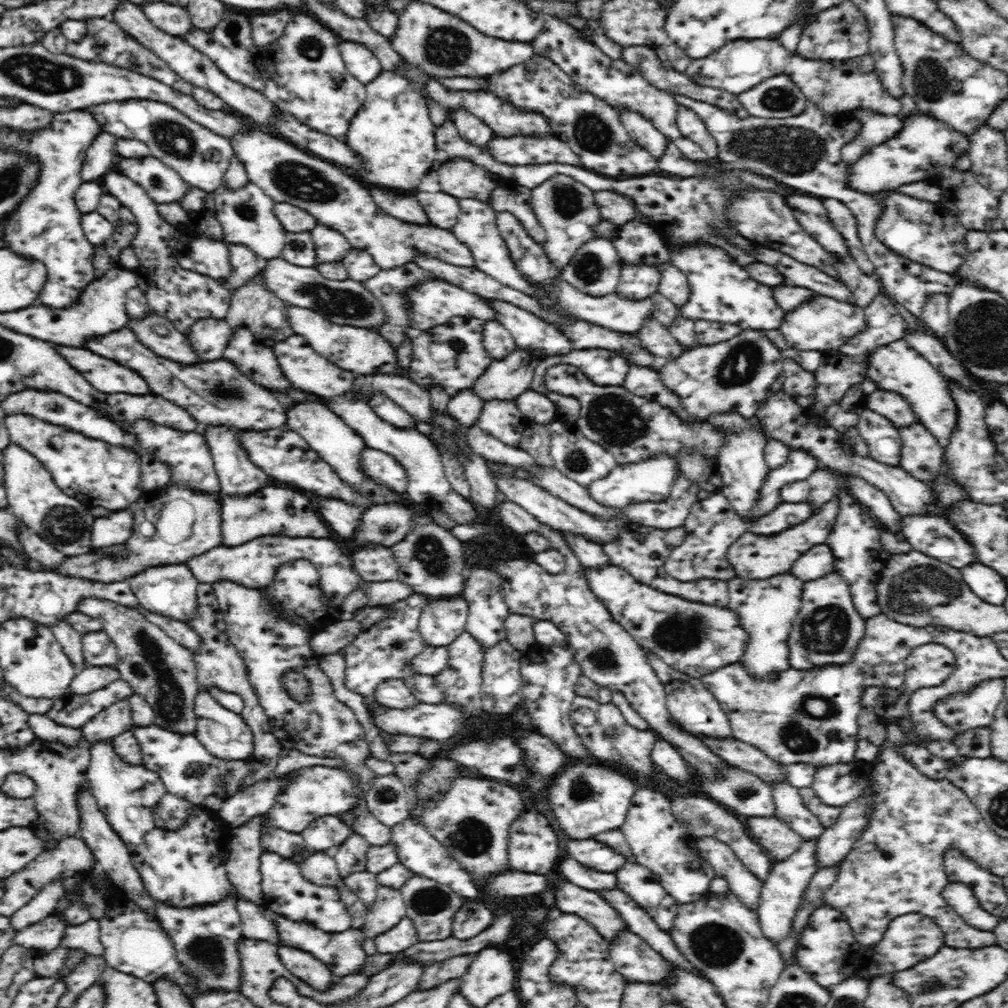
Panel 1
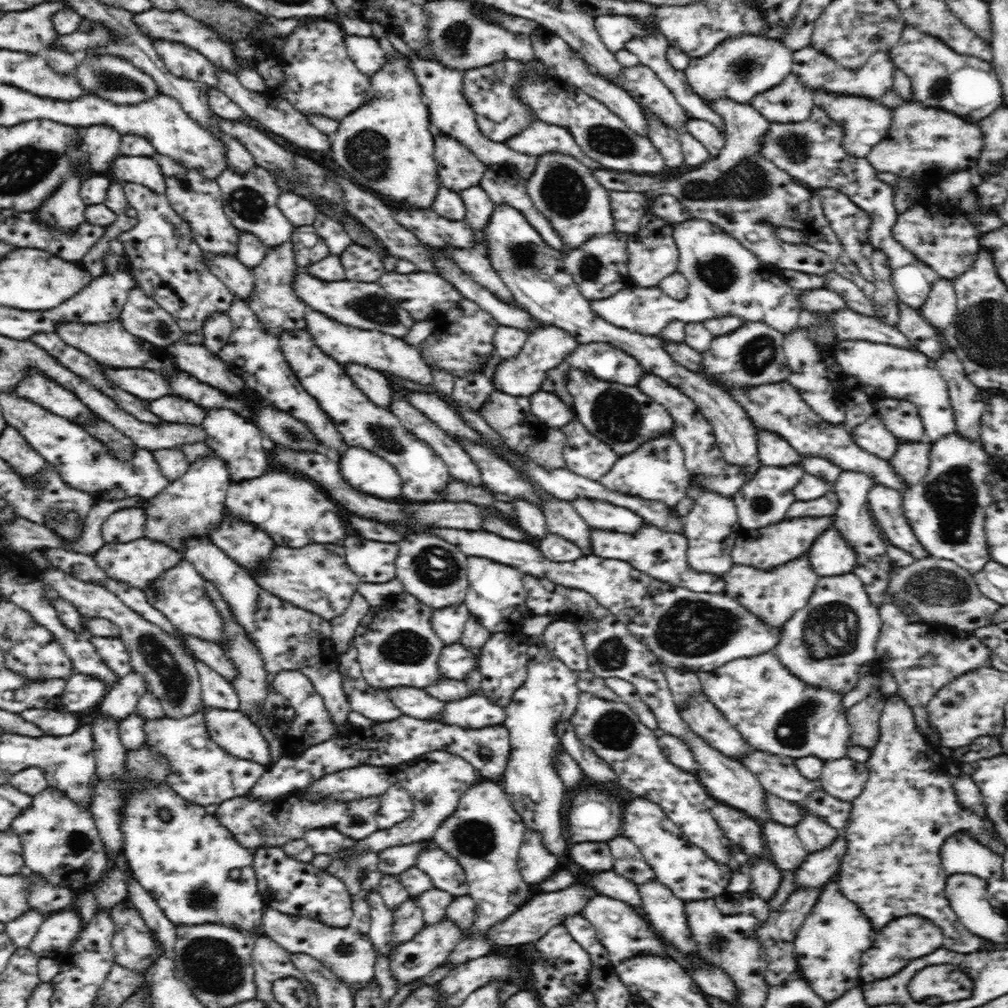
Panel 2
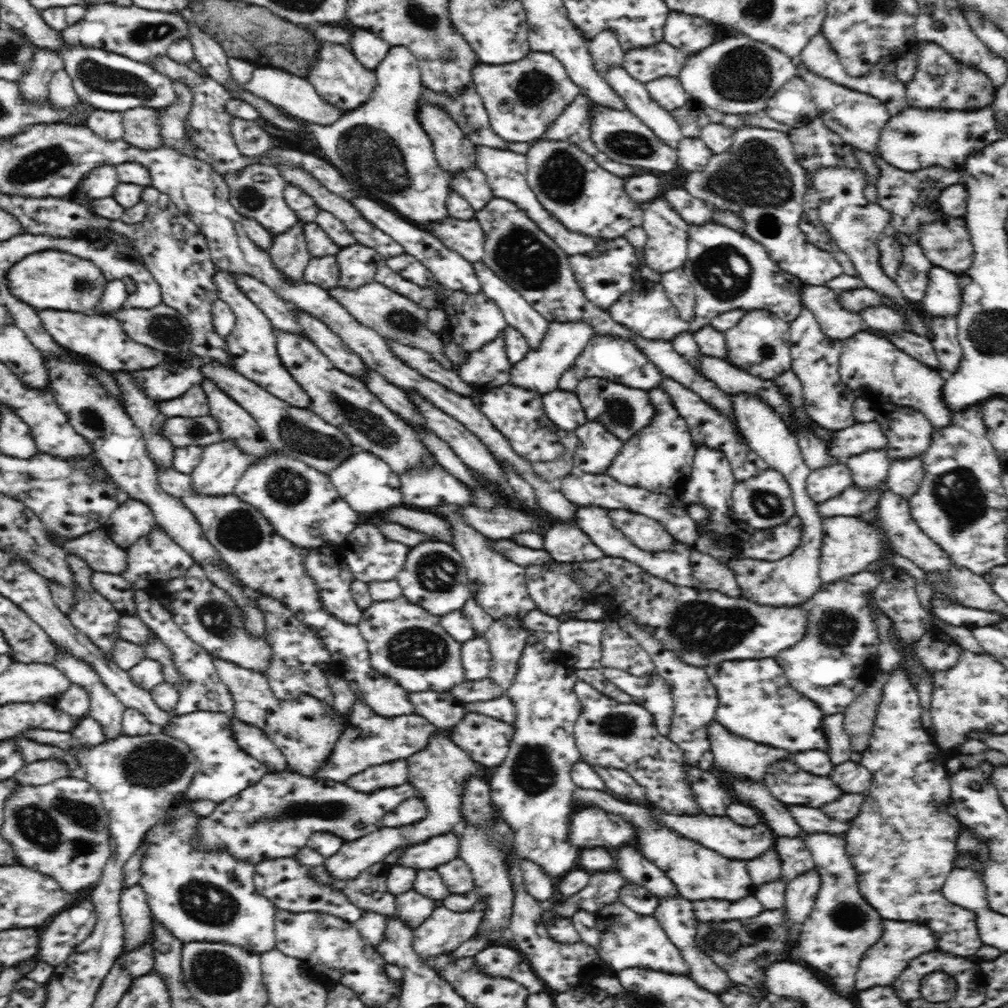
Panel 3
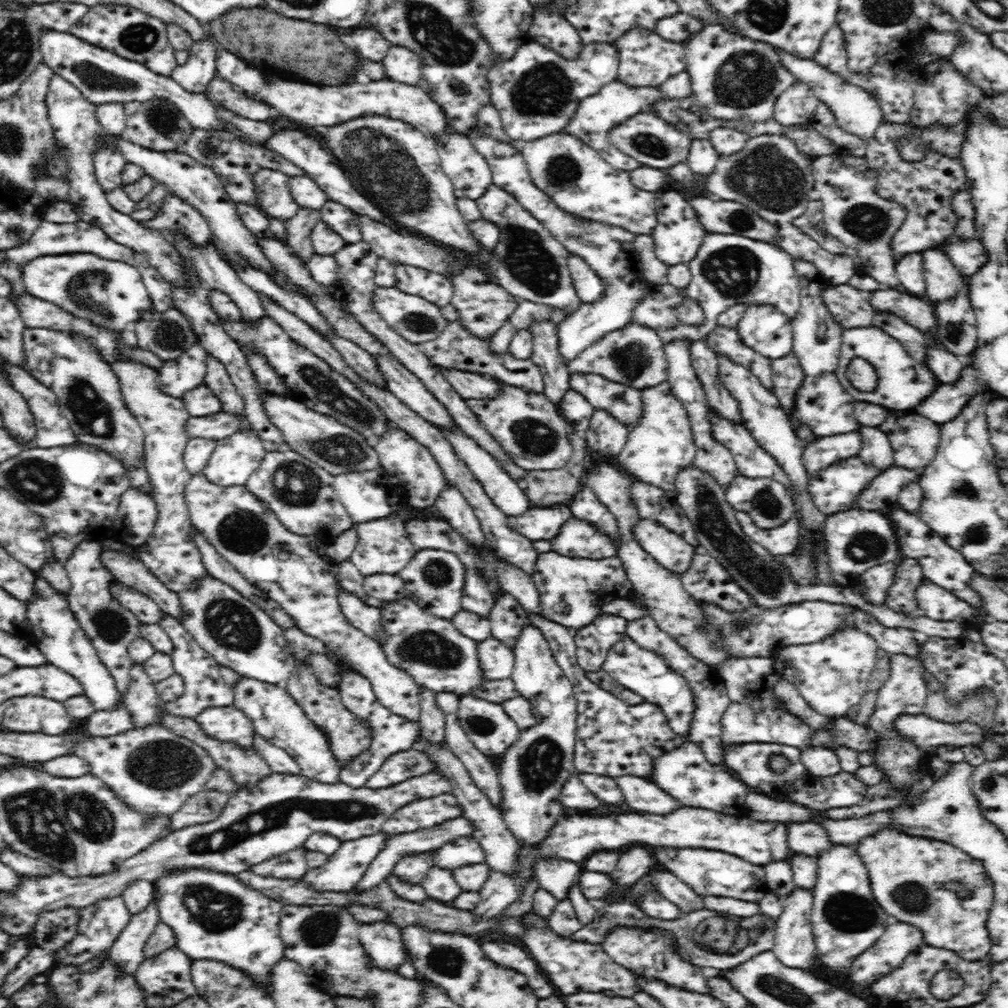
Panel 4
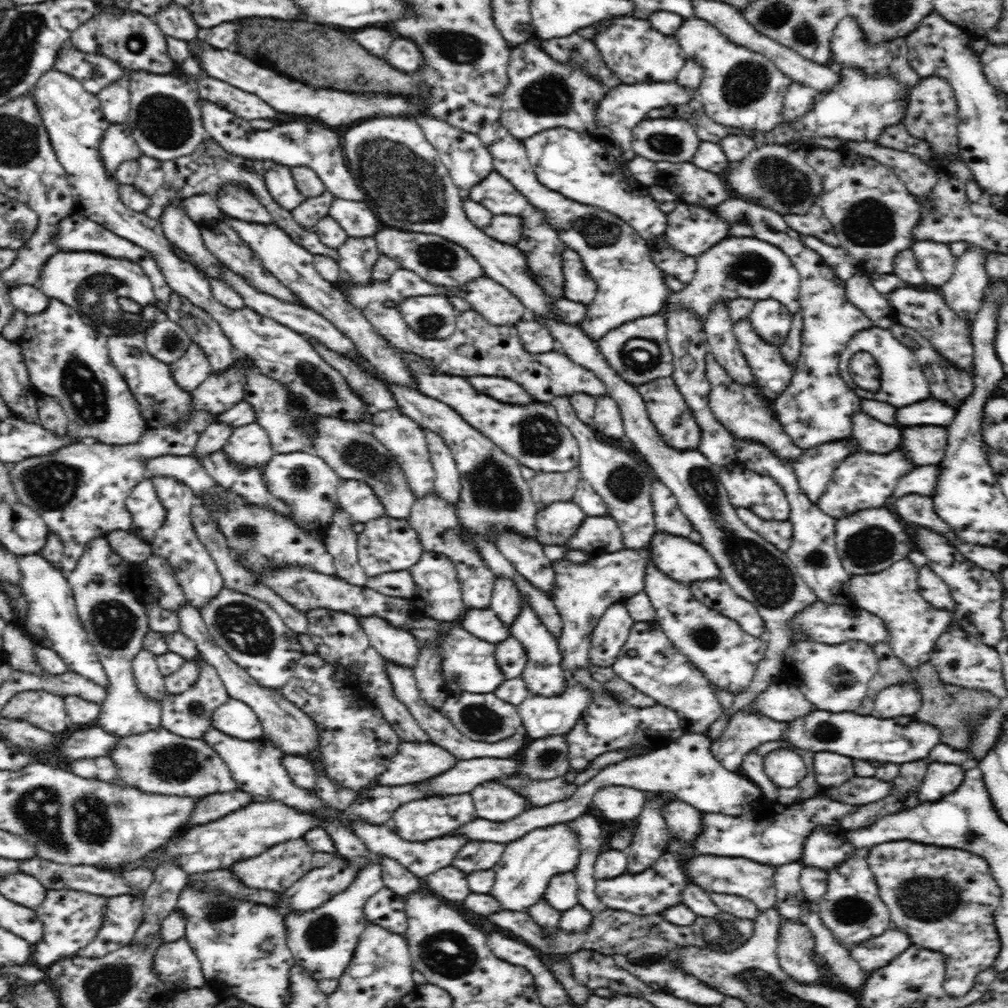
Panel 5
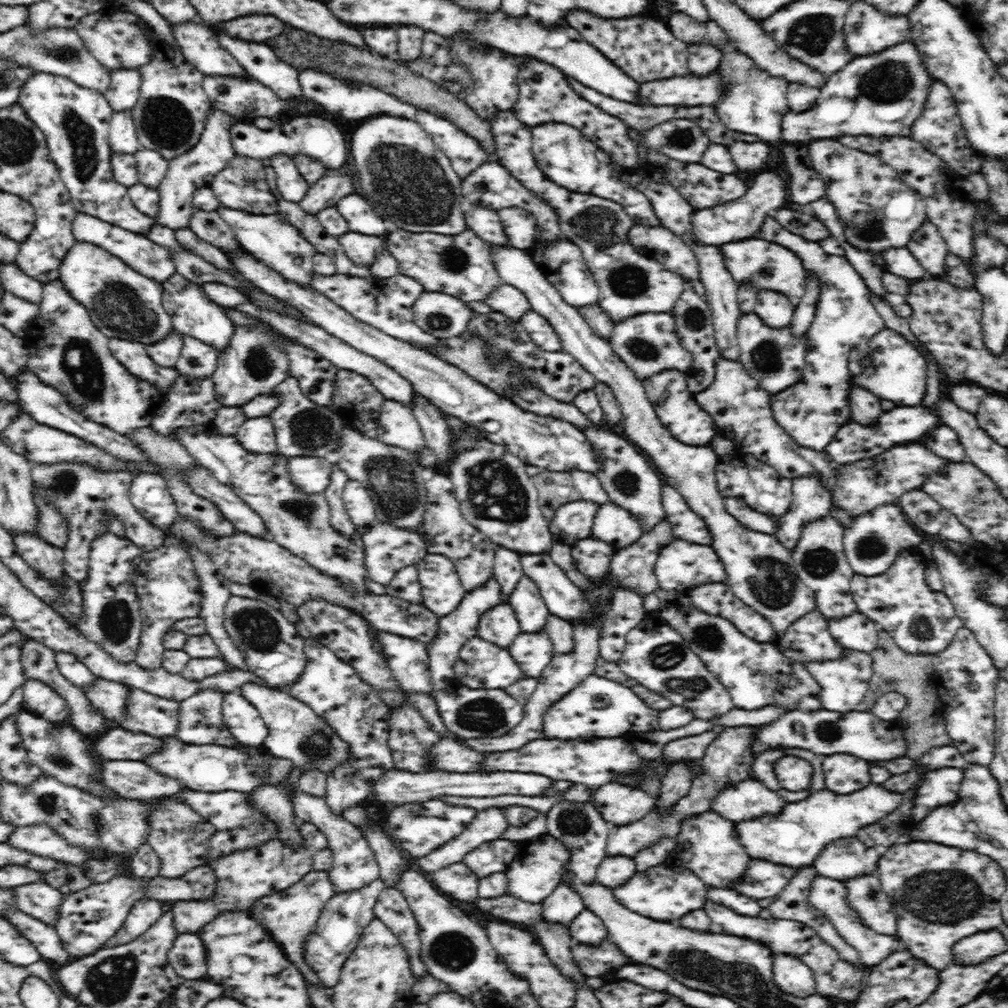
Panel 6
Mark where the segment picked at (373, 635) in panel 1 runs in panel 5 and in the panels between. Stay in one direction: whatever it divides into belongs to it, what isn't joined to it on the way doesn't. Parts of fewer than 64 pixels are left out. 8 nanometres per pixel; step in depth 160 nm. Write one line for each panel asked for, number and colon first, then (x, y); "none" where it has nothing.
2: (396, 645)
3: (406, 643)
4: (438, 657)
5: (468, 664)

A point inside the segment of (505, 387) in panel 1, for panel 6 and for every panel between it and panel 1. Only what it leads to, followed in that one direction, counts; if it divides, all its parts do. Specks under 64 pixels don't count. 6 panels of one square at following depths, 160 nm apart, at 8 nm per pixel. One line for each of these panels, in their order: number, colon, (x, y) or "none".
2: (522, 375)
3: (540, 371)
4: (609, 250)
5: (629, 285)
6: (631, 284)

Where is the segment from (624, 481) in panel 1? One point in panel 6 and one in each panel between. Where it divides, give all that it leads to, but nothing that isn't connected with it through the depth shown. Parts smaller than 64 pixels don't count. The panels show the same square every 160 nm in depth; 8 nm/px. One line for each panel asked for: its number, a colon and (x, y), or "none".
2: (655, 471)
3: (658, 458)
4: (662, 443)
5: (666, 407)
6: (668, 392)

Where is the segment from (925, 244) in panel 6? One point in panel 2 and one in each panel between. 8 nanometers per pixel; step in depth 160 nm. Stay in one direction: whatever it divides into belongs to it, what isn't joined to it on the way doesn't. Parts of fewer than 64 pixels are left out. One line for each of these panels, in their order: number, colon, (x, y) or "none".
2: (940, 307)
3: (943, 297)
4: (942, 280)
5: (937, 263)

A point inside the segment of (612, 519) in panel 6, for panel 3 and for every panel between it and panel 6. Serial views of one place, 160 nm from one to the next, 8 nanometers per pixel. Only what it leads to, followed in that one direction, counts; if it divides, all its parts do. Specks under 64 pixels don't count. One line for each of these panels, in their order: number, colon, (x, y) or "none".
3: (565, 542)
4: (577, 538)
5: (597, 535)

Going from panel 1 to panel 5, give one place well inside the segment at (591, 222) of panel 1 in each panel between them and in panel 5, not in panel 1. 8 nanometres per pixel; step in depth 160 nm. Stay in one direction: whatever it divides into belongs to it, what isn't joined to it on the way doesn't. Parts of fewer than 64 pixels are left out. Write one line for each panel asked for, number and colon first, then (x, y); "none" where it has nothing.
2: (565, 191)
3: (574, 188)
4: (572, 174)
5: (573, 163)

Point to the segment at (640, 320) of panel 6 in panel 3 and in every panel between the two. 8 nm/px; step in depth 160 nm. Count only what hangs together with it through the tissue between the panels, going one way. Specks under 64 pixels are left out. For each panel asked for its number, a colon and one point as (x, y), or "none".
3: (614, 358)
4: (634, 355)
5: (638, 351)

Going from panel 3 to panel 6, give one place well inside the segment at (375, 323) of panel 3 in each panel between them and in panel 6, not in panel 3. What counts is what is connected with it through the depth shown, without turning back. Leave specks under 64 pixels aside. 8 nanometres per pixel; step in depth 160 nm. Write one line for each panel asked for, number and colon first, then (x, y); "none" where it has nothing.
4: (416, 319)
5: (433, 317)
6: (441, 315)

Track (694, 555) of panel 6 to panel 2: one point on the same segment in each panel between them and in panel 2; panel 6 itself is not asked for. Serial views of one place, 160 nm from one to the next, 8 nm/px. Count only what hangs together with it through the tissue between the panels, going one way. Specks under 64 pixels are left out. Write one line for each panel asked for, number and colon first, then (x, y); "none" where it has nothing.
2: (599, 514)
3: (648, 534)
4: (669, 549)
5: (681, 559)

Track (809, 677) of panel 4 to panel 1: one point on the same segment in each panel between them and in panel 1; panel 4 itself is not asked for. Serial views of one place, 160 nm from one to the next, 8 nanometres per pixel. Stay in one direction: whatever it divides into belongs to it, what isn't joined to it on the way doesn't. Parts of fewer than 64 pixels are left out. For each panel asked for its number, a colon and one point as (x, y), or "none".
1: (827, 629)
2: (830, 643)
3: (836, 660)

